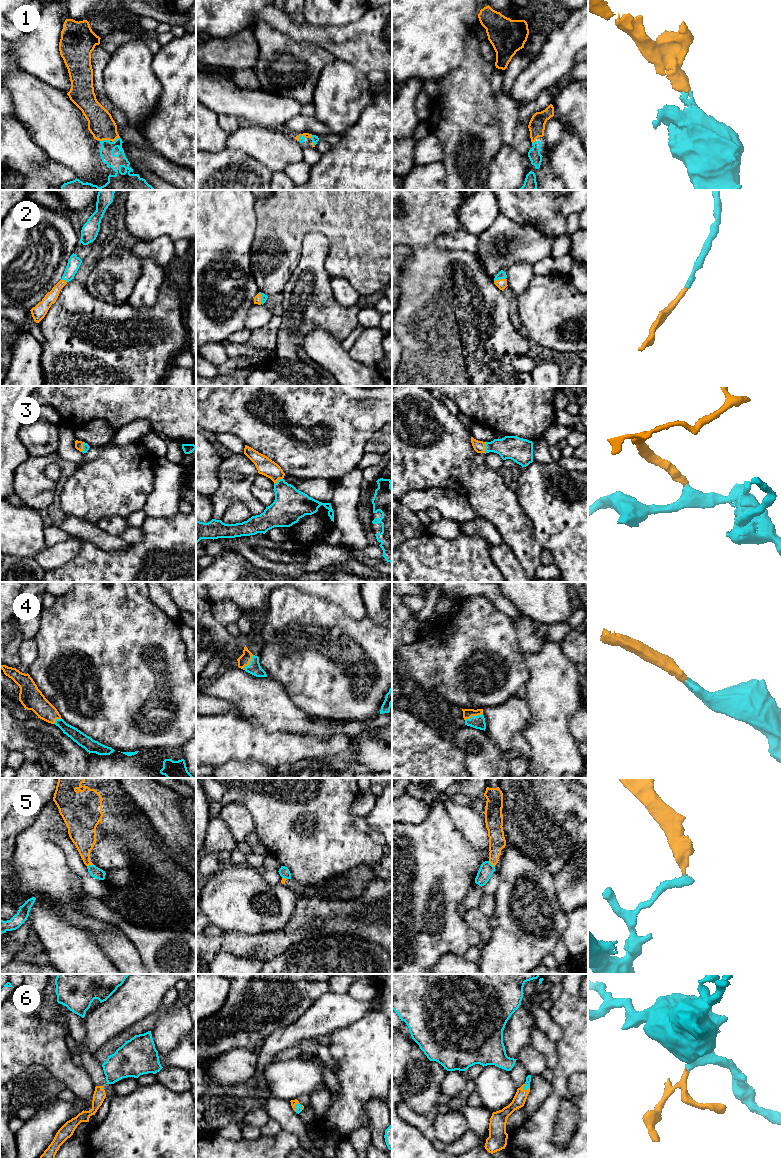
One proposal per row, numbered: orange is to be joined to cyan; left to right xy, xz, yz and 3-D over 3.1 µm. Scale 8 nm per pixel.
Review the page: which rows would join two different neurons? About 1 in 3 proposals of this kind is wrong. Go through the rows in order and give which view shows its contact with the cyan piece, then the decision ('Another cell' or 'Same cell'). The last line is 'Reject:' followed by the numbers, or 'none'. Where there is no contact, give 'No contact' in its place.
1: Touches cyan in xy. Same cell
2: Touches cyan in xz. Same cell
3: Touches cyan in yz. Same cell
4: Touches cyan in yz. Same cell
5: Touches cyan in xy. Another cell
6: Touches cyan in yz. Same cell
Reject: 5

